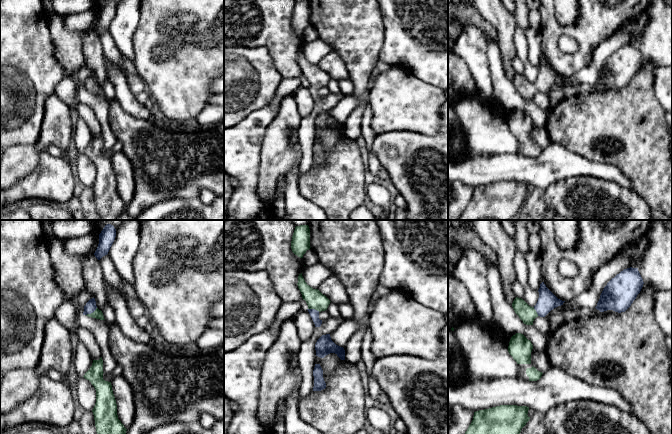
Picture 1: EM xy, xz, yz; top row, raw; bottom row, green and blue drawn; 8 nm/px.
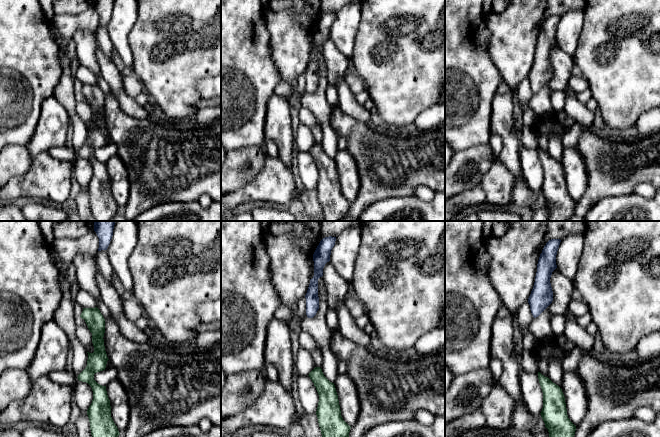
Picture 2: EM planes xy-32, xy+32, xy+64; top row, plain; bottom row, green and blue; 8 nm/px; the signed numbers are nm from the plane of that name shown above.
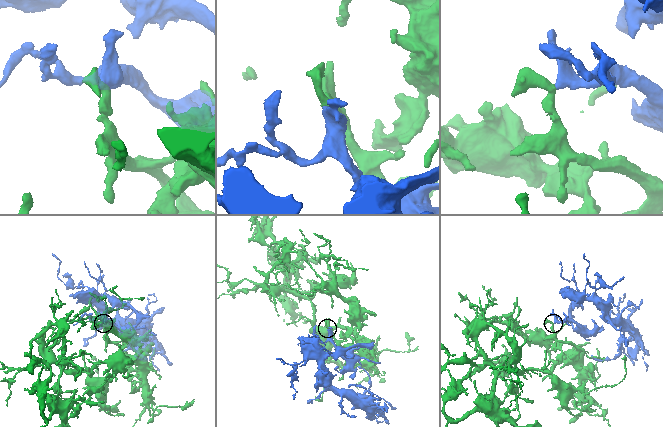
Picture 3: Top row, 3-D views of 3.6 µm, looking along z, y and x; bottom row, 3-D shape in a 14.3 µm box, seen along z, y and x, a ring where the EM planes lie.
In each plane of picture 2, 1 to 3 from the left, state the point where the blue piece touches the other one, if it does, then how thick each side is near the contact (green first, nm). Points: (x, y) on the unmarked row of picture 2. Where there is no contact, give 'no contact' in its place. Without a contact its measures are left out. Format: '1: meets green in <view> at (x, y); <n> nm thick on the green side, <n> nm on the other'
1: no contact
2: no contact
3: no contact

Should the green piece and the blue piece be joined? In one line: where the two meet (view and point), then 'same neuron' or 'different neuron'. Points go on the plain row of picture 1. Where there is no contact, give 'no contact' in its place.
meets green in xy at (91, 89); same neuron

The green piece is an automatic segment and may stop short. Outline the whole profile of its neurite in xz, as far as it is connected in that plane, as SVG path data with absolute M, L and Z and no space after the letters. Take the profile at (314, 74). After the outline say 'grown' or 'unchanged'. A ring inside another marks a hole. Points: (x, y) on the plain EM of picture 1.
M302 49L298 52L298 64L302 70L303 76L308 81L308 88L315 100L315 103L320 103L322 96L319 95L319 89L327 86L330 76L323 71L318 65L313 65L304 56Z | grown

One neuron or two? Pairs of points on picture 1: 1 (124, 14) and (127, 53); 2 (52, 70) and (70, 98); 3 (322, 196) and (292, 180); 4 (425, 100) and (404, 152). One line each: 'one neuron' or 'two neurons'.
1: one neuron
2: two neurons
3: two neurons
4: two neurons

